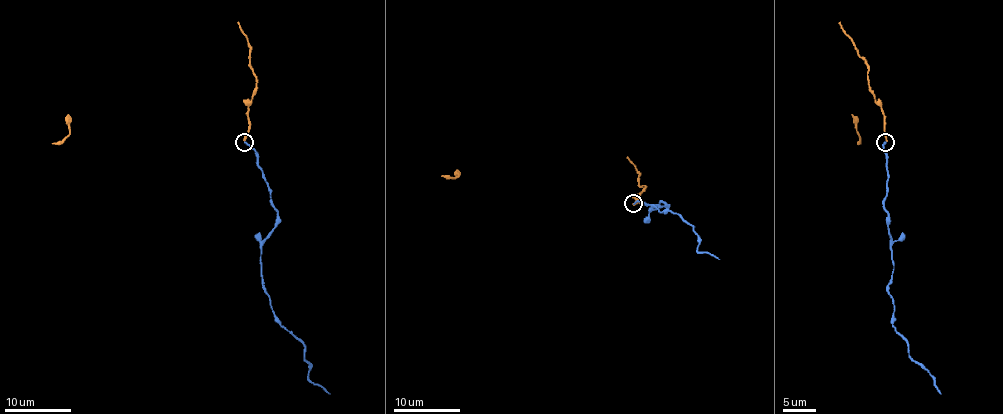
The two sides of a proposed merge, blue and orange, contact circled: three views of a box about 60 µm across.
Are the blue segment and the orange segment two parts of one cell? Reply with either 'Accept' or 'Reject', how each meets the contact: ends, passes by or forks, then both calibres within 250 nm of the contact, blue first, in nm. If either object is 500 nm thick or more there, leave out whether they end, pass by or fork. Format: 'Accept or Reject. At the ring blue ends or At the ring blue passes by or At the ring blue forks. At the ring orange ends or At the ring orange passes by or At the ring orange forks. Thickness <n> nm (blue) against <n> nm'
Accept. At the ring blue ends. At the ring orange ends. Thickness 200 nm (blue) against 220 nm

